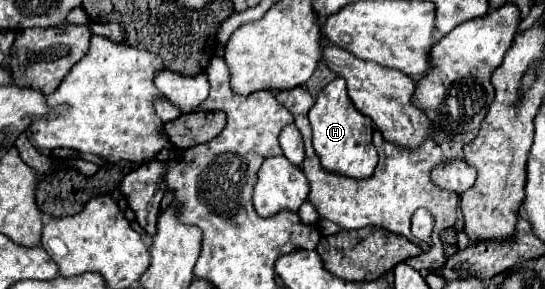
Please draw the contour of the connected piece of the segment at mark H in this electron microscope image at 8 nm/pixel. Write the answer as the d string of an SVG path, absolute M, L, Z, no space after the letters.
M334 78L316 98L316 104L310 108L310 126L314 132L312 146L324 170L350 176L350 178L368 178L372 176L378 154L372 144L372 120L360 114L346 94L346 82L342 78Z

